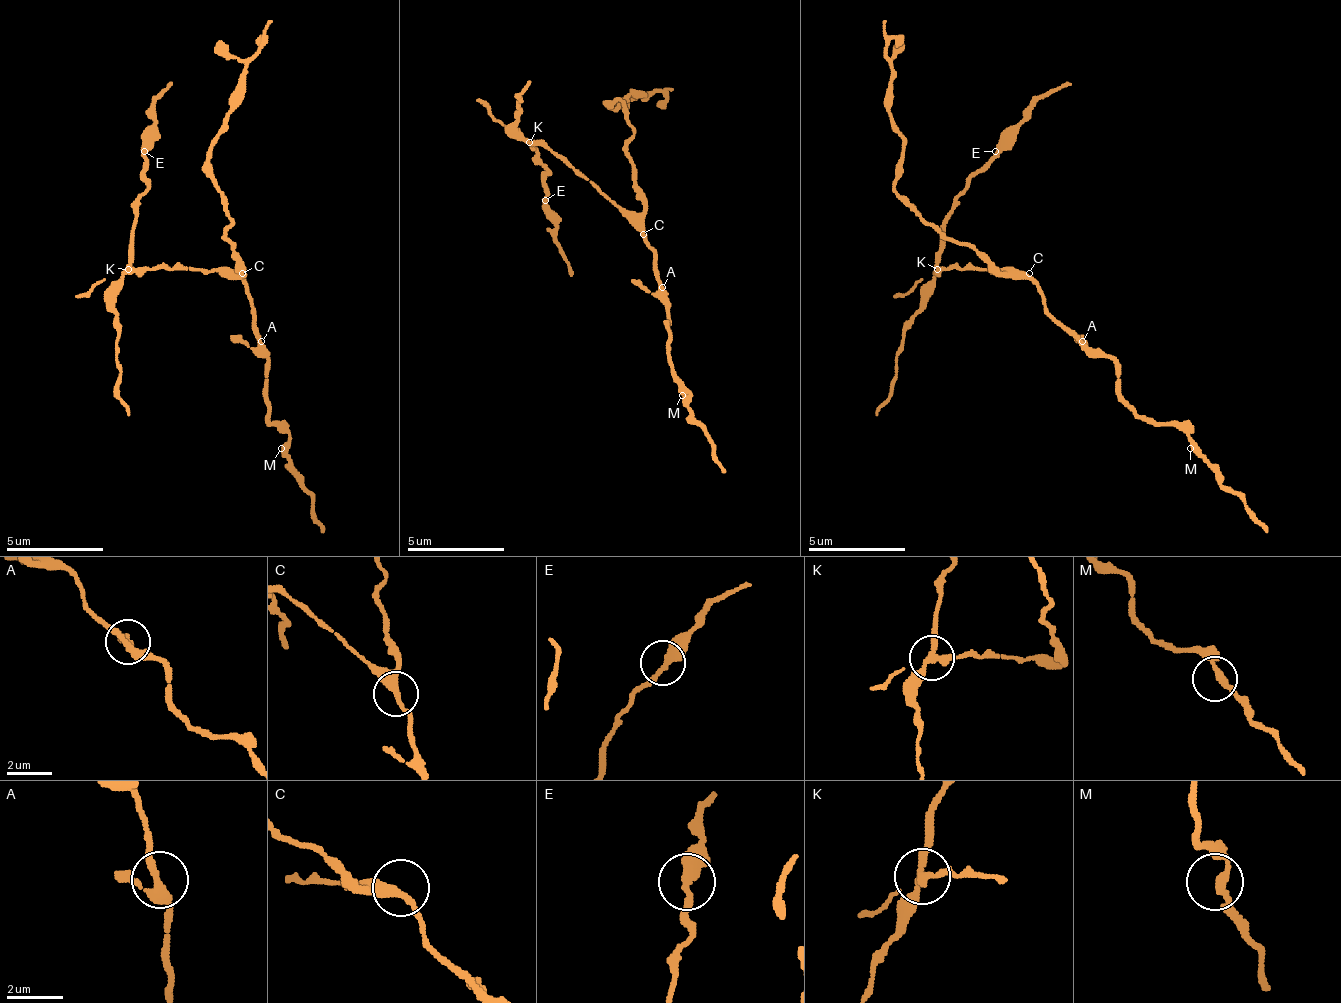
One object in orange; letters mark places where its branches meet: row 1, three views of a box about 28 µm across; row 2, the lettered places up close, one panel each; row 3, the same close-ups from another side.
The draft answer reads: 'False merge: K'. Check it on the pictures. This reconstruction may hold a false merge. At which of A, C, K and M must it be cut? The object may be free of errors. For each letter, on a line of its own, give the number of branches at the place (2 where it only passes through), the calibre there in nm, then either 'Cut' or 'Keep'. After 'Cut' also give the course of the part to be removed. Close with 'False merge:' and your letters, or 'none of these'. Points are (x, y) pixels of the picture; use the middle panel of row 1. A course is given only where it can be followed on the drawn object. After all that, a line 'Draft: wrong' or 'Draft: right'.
A: Branches: 3. Thickness 240 nm. Keep
C: Branches: 3. Thickness 280 nm. Keep
K: Branches: 3. Thickness 240 nm. Cut. Course of the part to remove: (531, 141), (545, 170), (545, 214), (570, 278)
M: Branches: 2. Thickness 240 nm. Keep
False merge: K
Draft: right

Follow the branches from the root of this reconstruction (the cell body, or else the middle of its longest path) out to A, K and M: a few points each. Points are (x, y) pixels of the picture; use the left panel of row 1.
A: (242, 278), (251, 297), (251, 326), (261, 341)
K: (242, 278), (222, 278), (217, 273), (203, 273), (198, 268), (130, 268)
M: (242, 278), (251, 297), (251, 326), (256, 331), (256, 341), (266, 351), (266, 419), (290, 439), (281, 448)

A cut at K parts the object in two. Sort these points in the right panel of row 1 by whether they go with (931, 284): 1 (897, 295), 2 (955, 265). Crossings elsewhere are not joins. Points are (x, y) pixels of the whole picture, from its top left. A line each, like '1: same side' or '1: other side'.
1: other side
2: other side

